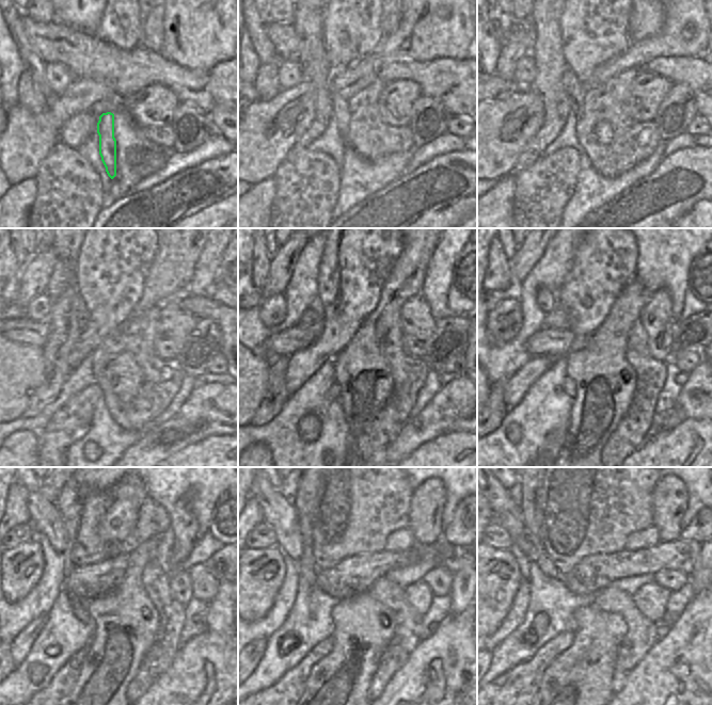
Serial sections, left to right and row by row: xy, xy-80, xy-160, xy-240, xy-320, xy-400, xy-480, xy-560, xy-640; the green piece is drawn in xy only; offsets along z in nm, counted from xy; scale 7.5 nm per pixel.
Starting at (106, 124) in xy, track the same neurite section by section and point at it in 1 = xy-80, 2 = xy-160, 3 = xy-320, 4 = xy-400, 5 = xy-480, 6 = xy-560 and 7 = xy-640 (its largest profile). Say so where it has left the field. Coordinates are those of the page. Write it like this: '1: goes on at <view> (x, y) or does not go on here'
1: goes on at xy-80 (341, 105)
2: goes on at xy-160 (575, 91)
3: goes on at xy-320 (317, 306)
4: goes on at xy-400 (547, 300)
5: goes on at xy-480 (45, 518)
6: goes on at xy-560 (280, 514)
7: goes on at xy-640 (506, 512)

